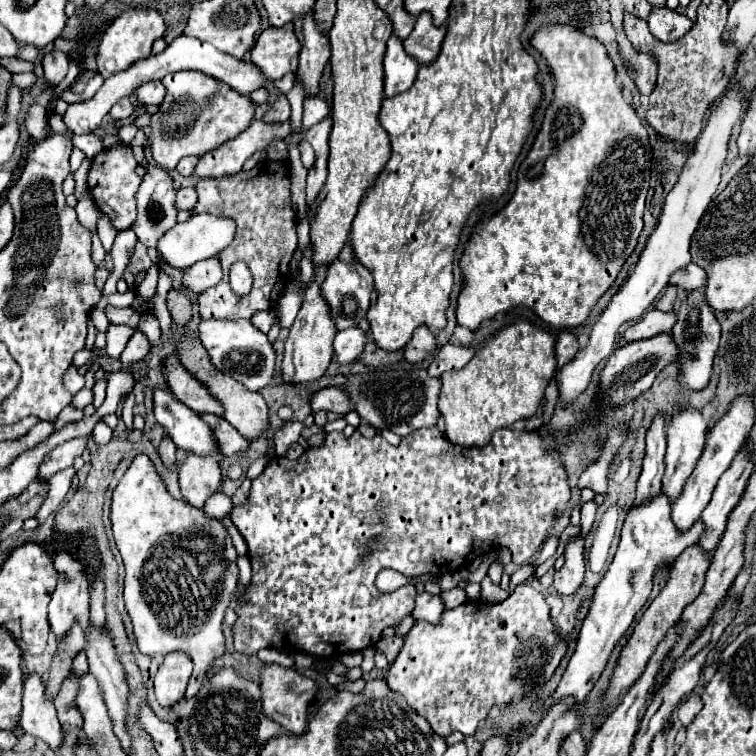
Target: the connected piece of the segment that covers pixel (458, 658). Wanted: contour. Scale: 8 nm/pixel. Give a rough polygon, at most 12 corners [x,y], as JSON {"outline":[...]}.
{"outline":[[538,589],[416,621],[386,683],[438,735],[538,693],[568,641]]}

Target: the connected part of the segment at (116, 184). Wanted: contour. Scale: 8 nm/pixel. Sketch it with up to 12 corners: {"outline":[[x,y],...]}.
{"outline":[[128,145],[92,159],[88,189],[118,231],[134,223],[140,177]]}

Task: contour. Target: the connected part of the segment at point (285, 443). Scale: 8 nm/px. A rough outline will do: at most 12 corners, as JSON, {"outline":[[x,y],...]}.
{"outline":[[290,421],[275,433],[277,456],[285,456],[288,447],[298,441],[304,423]]}

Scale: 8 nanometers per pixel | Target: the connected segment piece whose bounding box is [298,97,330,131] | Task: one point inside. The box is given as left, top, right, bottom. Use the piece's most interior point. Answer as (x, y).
(315, 109)

